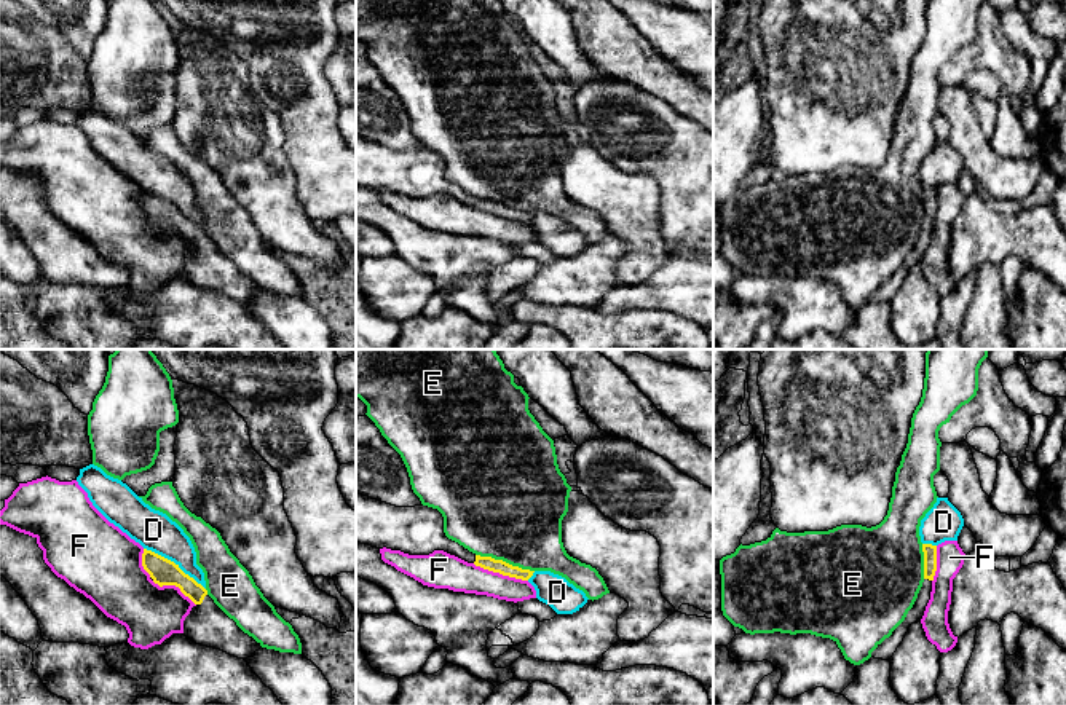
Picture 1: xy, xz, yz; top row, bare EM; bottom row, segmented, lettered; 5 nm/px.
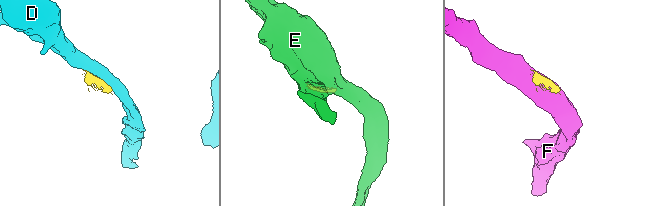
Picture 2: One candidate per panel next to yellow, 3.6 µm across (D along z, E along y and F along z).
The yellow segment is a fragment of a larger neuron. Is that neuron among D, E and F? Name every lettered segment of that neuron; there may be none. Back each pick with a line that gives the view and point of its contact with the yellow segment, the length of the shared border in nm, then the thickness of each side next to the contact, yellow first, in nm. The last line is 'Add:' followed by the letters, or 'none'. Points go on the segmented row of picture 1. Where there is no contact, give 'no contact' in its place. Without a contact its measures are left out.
Add: none

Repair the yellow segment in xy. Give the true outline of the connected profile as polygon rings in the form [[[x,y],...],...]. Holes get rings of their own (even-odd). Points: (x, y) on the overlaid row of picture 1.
[[[144,549],[142,566],[150,579],[163,585],[176,585],[195,606],[184,620],[184,635],[193,643],[220,649],[238,659],[254,656],[262,646],[244,633],[207,595],[207,590],[185,574],[174,561]]]

